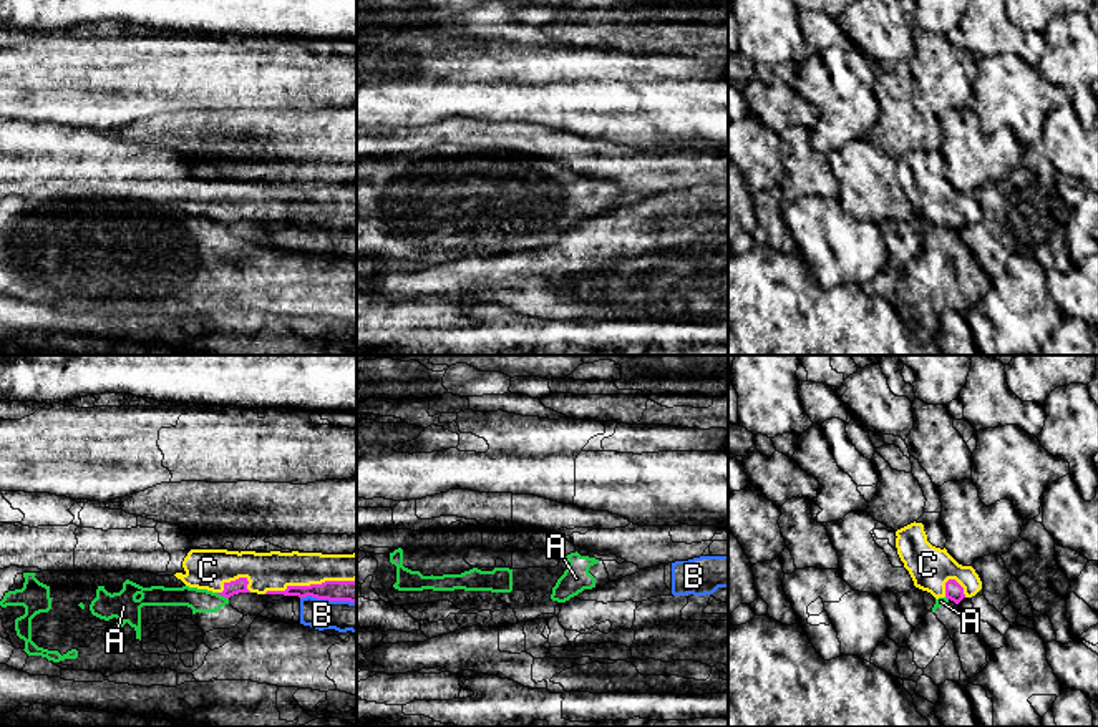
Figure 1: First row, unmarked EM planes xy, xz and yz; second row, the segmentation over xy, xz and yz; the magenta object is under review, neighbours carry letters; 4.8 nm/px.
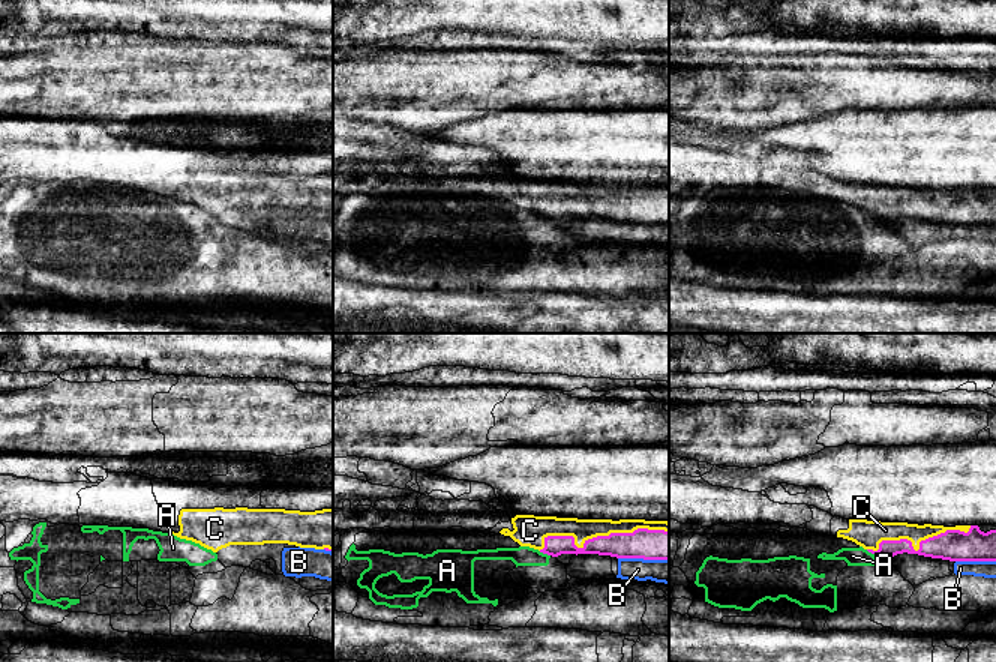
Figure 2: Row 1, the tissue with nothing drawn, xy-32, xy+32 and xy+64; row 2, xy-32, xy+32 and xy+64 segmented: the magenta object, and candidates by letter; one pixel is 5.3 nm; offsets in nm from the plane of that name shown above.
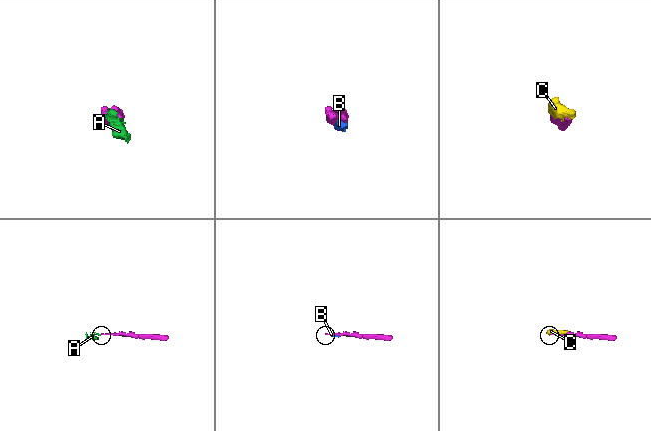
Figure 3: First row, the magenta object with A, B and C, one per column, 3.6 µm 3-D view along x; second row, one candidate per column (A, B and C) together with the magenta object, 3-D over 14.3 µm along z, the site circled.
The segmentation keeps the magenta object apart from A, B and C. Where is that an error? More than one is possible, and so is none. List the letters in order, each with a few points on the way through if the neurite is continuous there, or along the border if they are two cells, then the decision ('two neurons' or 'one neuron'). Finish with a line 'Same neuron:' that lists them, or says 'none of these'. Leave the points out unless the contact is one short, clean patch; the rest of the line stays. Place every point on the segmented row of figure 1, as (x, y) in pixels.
A: border xy (216, 593), (228, 600); two neurons
B: two neurons
C: one neuron
Same neuron: C

